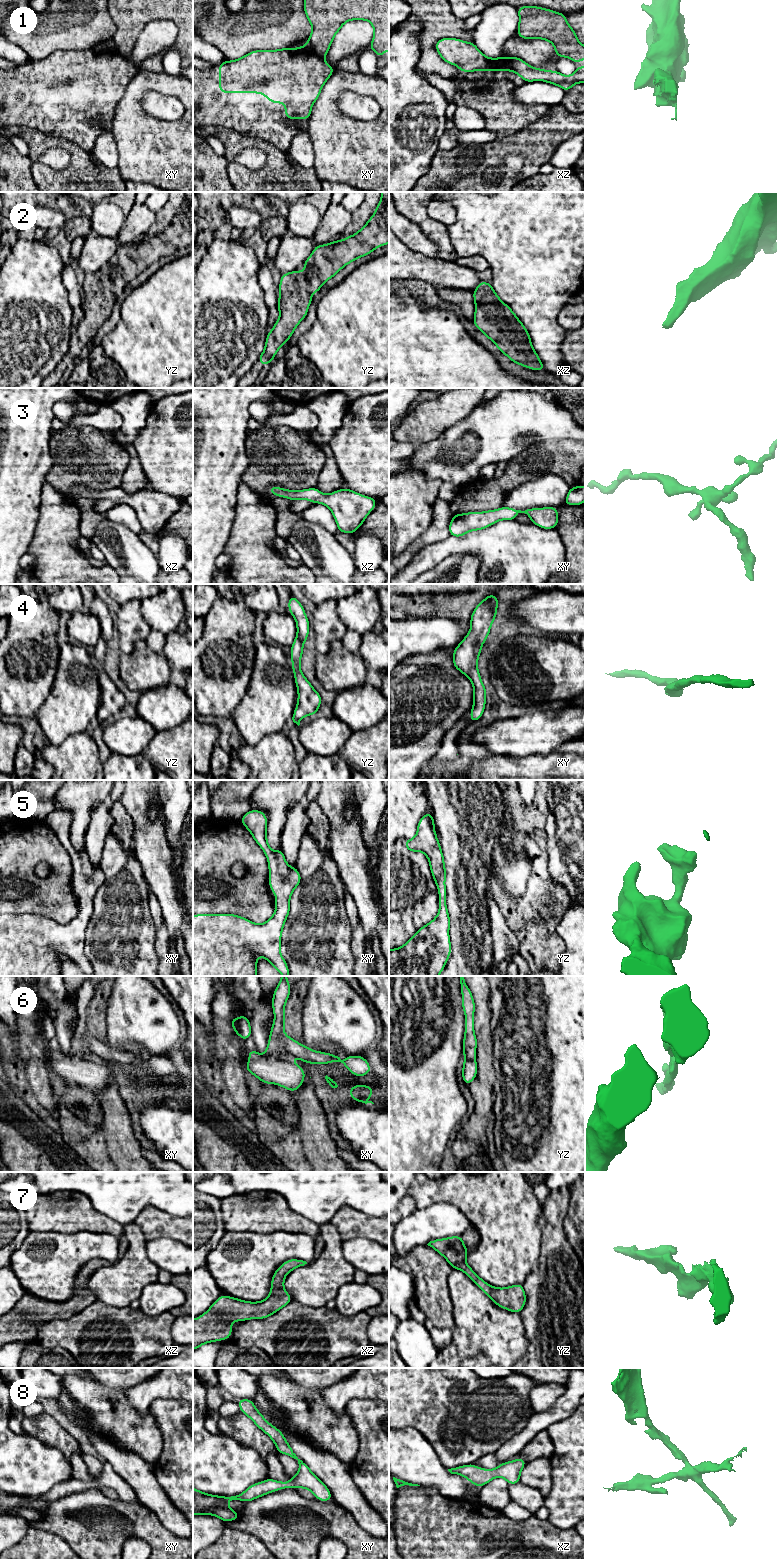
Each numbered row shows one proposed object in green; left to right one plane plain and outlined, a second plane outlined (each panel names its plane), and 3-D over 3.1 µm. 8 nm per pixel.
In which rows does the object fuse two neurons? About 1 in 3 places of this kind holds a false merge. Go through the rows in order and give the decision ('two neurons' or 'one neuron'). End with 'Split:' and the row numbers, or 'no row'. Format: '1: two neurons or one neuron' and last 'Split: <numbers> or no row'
1: two neurons
2: one neuron
3: one neuron
4: one neuron
5: one neuron
6: two neurons
7: one neuron
8: one neuron
Split: 1, 6

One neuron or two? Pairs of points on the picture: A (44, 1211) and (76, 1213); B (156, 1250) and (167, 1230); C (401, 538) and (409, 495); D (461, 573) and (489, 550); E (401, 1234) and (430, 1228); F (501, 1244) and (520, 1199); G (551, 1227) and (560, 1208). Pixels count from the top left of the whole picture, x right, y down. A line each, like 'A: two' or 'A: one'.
A: one
B: two
C: one
D: two
E: one
F: one
G: one

